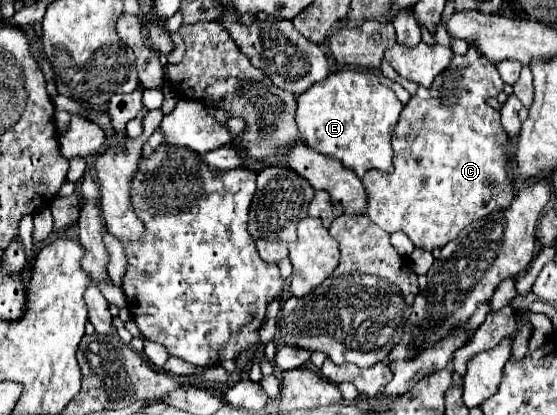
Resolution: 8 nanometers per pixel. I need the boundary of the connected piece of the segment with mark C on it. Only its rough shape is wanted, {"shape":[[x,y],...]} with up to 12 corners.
{"shape":[[474,45],[362,177],[370,219],[442,249],[510,205],[504,81]]}

